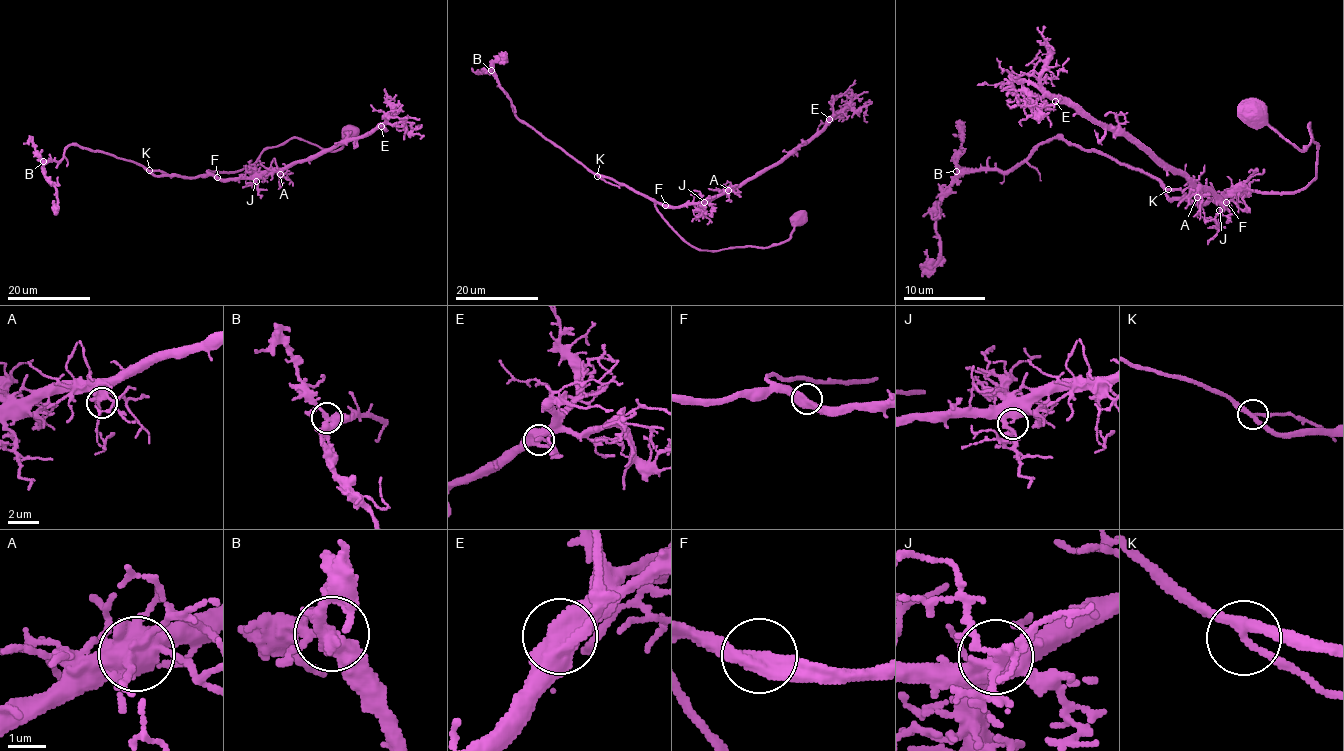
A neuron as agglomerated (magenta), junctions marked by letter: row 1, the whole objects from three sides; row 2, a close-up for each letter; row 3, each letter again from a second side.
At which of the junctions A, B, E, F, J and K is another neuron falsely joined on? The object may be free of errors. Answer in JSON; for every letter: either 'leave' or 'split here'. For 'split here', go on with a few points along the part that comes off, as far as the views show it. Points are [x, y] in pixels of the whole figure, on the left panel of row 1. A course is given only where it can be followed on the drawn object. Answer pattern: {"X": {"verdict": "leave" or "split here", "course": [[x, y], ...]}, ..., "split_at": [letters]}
{"A": {"verdict": "leave"}, "B": {"verdict": "leave"}, "E": {"verdict": "leave"}, "F": {"verdict": "leave"}, "J": {"verdict": "leave"}, "K": {"verdict": "leave"}, "split_at": []}

